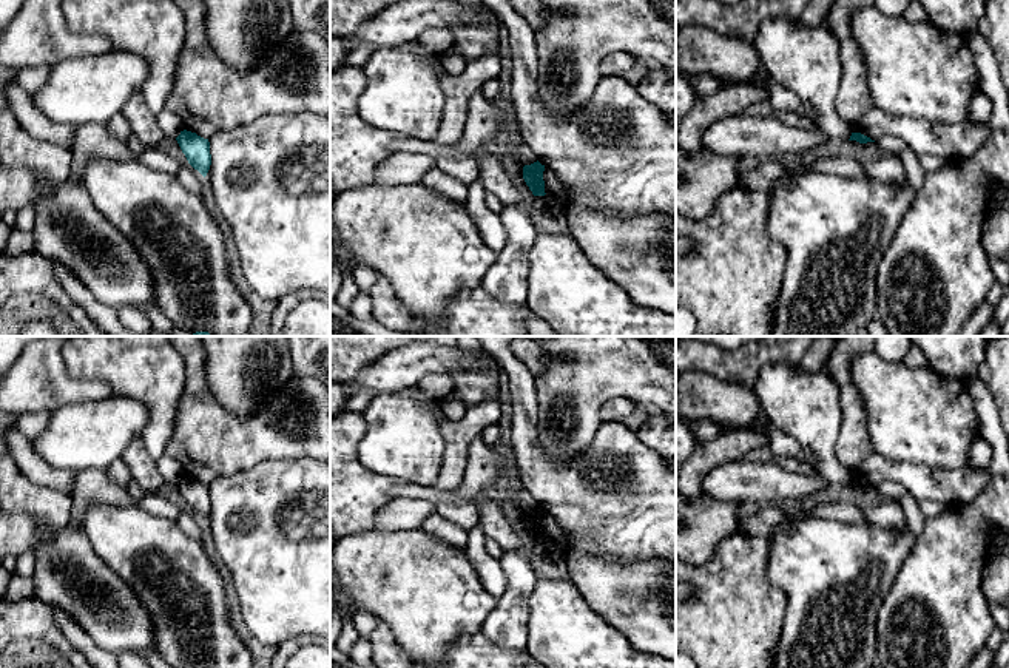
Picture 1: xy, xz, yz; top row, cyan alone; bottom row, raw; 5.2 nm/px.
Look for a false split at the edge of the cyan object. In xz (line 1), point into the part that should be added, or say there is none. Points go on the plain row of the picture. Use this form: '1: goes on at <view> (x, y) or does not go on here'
1: does not go on here

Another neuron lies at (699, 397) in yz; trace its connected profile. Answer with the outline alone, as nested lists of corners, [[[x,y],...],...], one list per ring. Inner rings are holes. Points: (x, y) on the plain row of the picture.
[[[707,372],[676,376],[676,418],[687,424],[713,421],[731,429],[754,421],[761,406],[751,389],[719,380]]]

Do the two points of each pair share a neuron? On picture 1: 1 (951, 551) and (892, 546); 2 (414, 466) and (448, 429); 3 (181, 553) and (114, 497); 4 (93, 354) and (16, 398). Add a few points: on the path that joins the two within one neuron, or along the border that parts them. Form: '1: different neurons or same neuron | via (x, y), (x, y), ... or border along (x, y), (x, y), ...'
1: different neurons | border along (917, 539), (894, 580)
2: different neurons | border along (421, 404), (434, 414), (443, 440), (440, 471)
3: different neurons | border along (133, 503), (91, 505), (88, 509)
4: different neurons | border along (60, 352), (65, 371), (71, 377), (99, 381)

